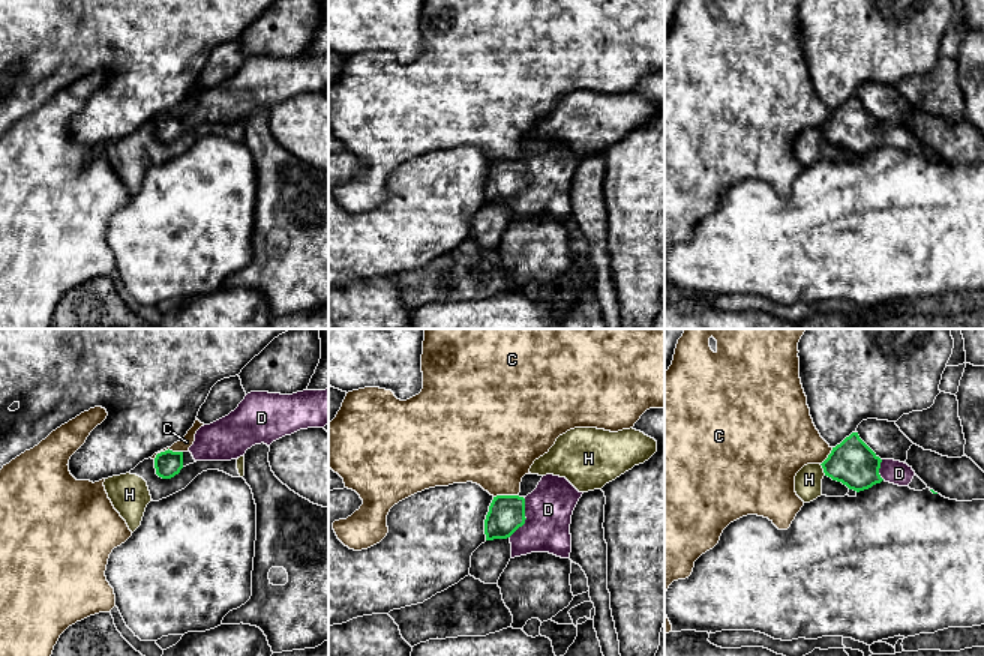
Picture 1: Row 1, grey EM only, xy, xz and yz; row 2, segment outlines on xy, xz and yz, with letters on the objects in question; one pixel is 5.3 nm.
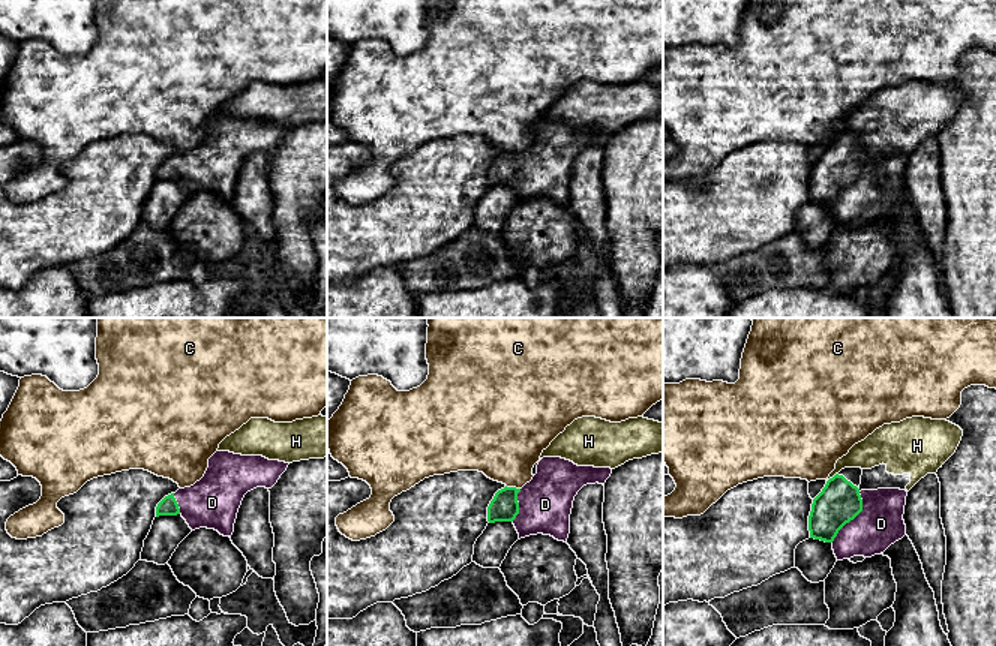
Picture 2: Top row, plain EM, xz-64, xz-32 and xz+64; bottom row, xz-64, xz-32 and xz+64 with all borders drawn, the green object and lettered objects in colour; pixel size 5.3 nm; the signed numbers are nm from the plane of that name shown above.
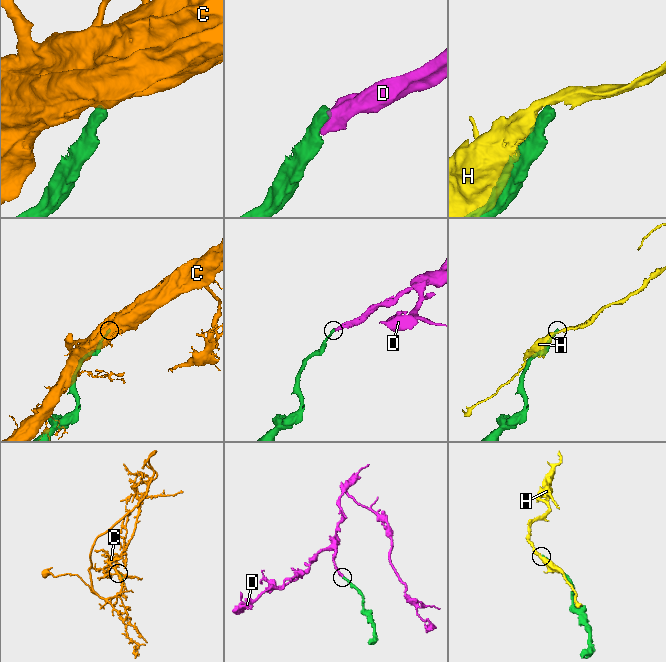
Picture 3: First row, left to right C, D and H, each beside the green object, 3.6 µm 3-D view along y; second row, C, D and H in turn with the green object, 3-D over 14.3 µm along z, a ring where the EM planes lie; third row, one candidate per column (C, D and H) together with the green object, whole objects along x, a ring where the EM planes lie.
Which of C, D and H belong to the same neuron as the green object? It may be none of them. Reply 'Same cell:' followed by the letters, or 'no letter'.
Same cell: D

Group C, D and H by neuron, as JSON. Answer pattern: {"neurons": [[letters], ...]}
{"neurons": [["C"], ["D"], ["H"]]}

